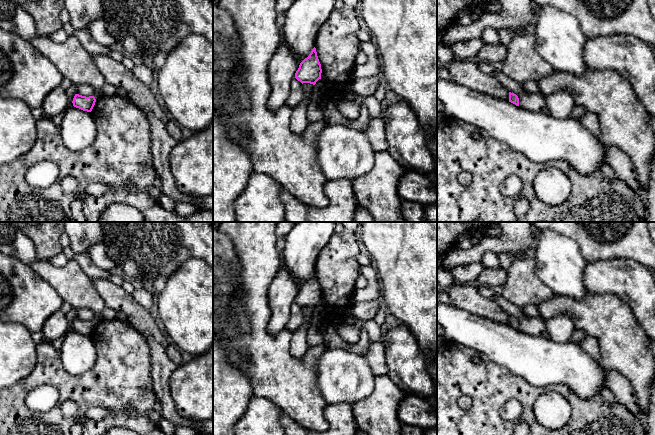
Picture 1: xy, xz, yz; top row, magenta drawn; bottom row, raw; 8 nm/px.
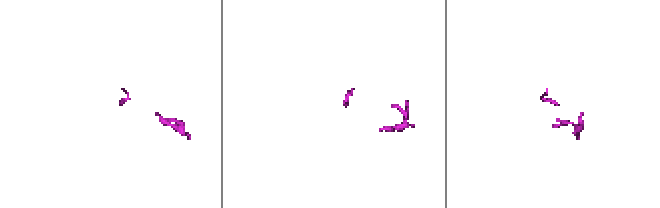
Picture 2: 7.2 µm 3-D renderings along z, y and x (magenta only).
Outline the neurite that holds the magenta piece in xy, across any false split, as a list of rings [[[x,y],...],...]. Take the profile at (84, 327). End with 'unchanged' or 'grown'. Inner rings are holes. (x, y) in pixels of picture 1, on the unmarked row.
[[[75,318],[73,322],[73,330],[76,332],[79,332],[83,335],[91,336],[94,329],[95,329],[96,323],[94,320],[82,320],[79,318]]] | unchanged

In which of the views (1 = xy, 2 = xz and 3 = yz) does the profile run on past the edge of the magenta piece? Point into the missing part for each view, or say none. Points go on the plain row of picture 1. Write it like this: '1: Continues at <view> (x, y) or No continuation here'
1: No continuation here
2: No continuation here
3: No continuation here

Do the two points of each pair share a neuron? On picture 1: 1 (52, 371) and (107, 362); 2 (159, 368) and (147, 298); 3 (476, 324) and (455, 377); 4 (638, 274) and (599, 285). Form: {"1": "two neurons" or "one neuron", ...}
{"1": "one neuron", "2": "two neurons", "3": "two neurons", "4": "one neuron"}

